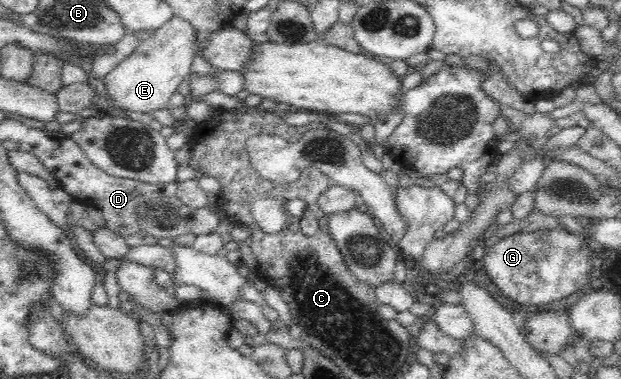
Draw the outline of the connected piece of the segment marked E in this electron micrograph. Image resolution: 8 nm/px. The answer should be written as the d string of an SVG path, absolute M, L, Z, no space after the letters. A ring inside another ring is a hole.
M174 16L146 41L140 42L135 50L103 79L106 91L112 97L112 106L152 114L160 108L167 108L177 87L191 74L196 57L200 33L181 17Z

